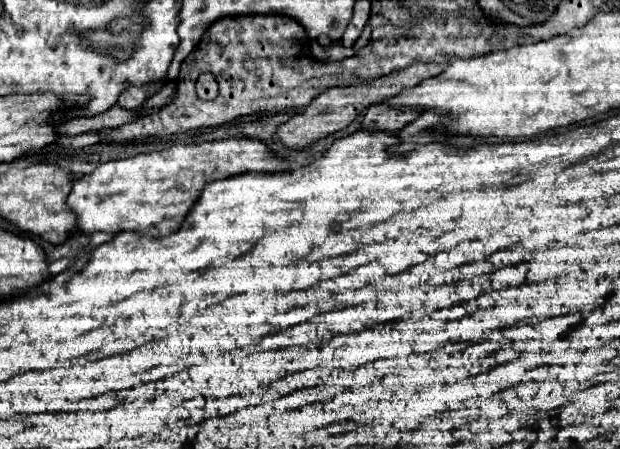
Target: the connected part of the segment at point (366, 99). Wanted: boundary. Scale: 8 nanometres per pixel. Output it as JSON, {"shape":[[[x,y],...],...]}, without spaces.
{"shape":[[[411,64],[409,68],[405,70],[395,70],[387,76],[381,76],[377,80],[371,80],[371,82],[363,82],[363,84],[357,84],[357,86],[349,86],[349,88],[331,88],[323,94],[319,94],[307,108],[305,112],[293,116],[289,122],[285,122],[283,126],[279,126],[277,130],[277,138],[279,142],[283,142],[285,146],[291,146],[291,148],[303,148],[303,146],[309,146],[321,138],[327,138],[329,134],[337,132],[337,130],[343,130],[347,128],[355,116],[363,114],[369,106],[373,106],[377,100],[389,100],[389,96],[397,96],[397,92],[401,92],[403,88],[413,88],[417,84],[421,84],[421,80],[427,80],[429,76],[437,76],[445,70],[447,64]]]}

